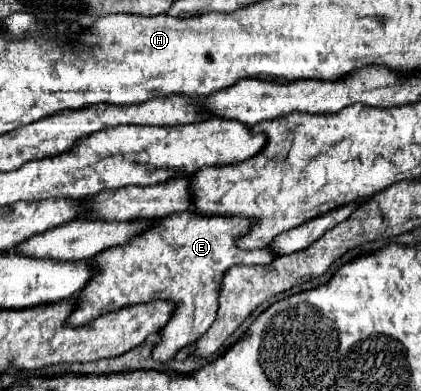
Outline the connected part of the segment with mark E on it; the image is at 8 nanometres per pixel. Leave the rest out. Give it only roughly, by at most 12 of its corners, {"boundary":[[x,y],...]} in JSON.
{"boundary":[[193,210],[155,220],[93,258],[69,322],[157,298],[179,308],[159,362],[201,338],[241,250],[245,216]]}

